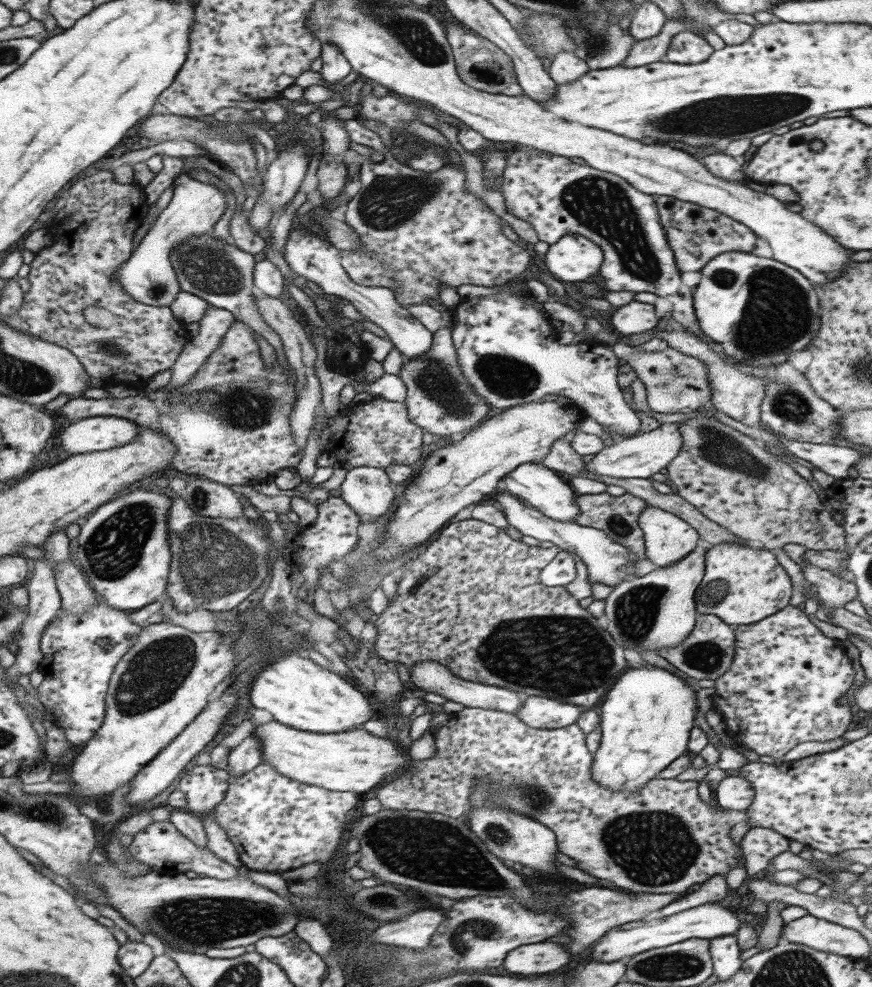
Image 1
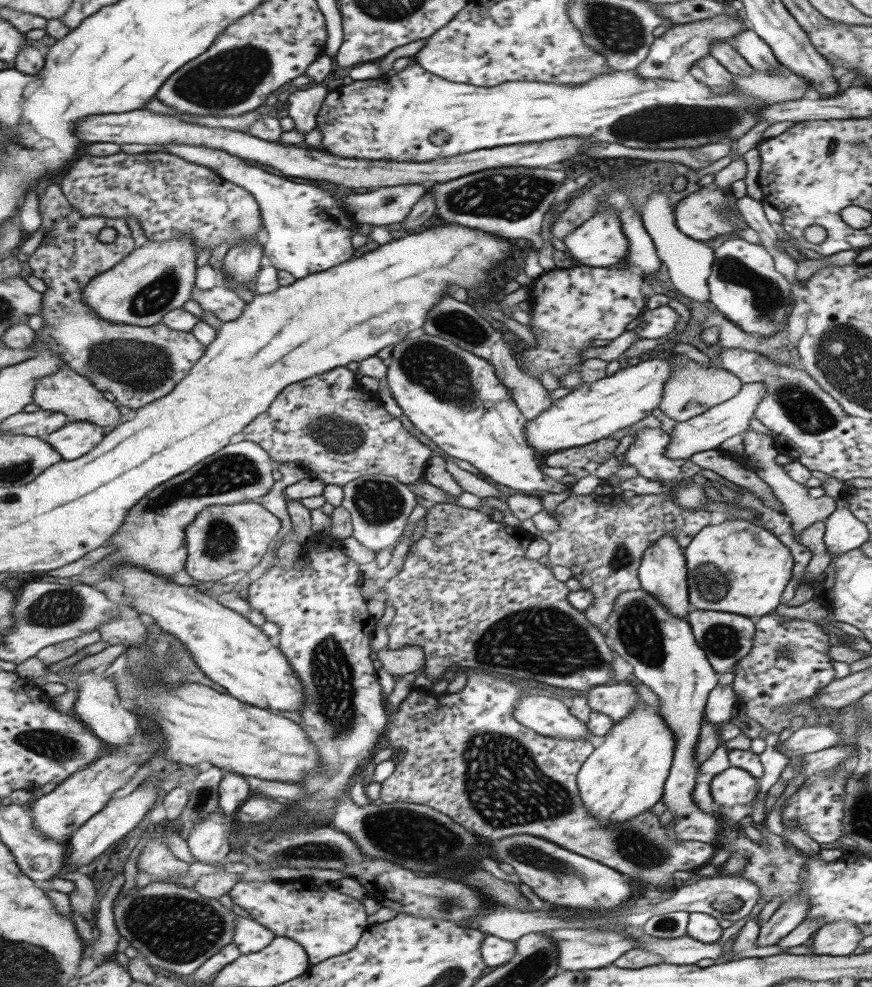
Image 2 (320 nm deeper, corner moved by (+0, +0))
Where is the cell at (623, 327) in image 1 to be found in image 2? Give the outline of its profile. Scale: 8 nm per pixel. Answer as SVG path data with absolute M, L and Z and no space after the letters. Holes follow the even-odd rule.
M669 306L644 309L637 318L641 323L633 329L639 339L660 339L674 330L679 321L677 313Z

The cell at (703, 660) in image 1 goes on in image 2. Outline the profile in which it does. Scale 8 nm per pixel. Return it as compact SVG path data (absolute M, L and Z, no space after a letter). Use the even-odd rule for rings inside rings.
M694 608L690 609L685 617L696 643L704 650L710 666L717 675L729 672L751 650L755 632L753 618L730 612Z

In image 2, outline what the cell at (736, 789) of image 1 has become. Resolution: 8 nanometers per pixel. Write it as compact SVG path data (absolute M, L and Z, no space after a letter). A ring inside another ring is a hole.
M735 767L726 768L723 772L713 775L709 783L711 798L721 809L735 804L749 805L758 789L755 778L749 772Z

